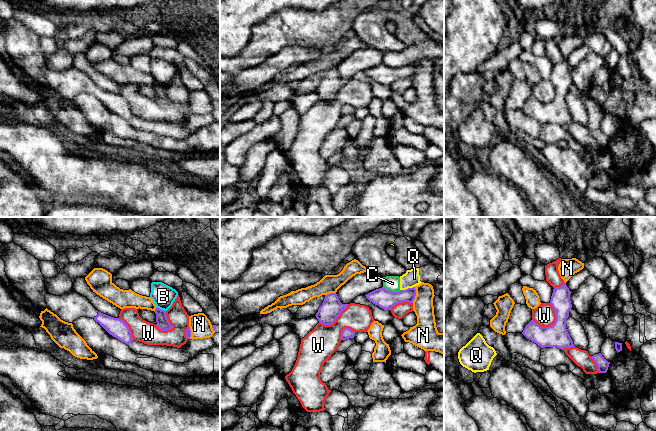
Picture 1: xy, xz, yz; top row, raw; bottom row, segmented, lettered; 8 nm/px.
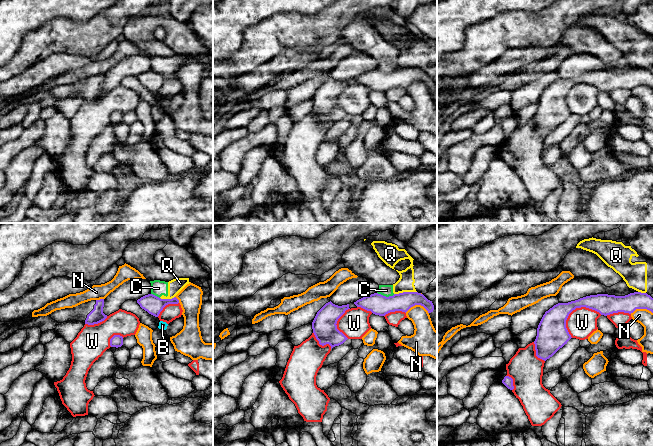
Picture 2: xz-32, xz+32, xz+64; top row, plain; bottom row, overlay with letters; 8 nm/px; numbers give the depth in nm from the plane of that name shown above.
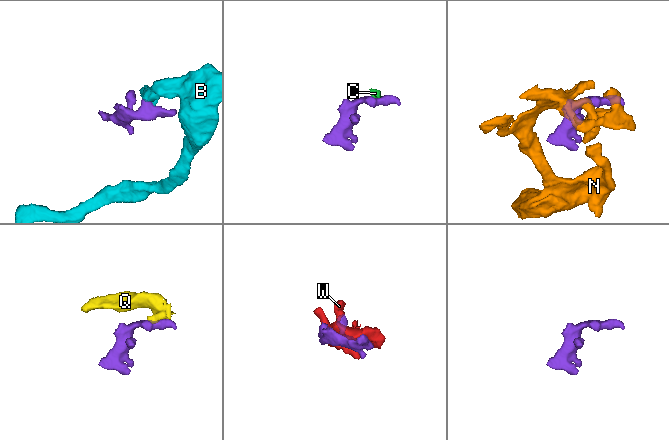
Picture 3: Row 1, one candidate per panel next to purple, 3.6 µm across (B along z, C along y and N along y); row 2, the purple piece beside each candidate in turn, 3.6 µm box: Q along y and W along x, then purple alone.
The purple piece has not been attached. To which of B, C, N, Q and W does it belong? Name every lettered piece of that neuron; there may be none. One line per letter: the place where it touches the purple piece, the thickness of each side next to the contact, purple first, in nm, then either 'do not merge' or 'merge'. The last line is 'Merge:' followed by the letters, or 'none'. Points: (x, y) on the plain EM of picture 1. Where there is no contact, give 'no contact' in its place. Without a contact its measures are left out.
B: contact xy (160, 85); calibres 100 and 180 nm; do not merge
C: contact xz (391, 67); calibres 160 and 130 nm; do not merge
N: contact xz (415, 71); calibres 160 and 160 nm; do not merge
Q: contact xz (408, 64); calibres 160 and 140 nm; do not merge
W: contact yz (556, 95); calibres 190 and 180 nm; do not merge
Merge: none

